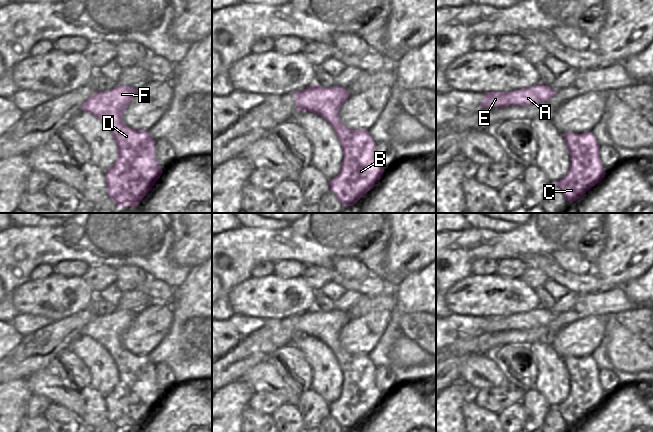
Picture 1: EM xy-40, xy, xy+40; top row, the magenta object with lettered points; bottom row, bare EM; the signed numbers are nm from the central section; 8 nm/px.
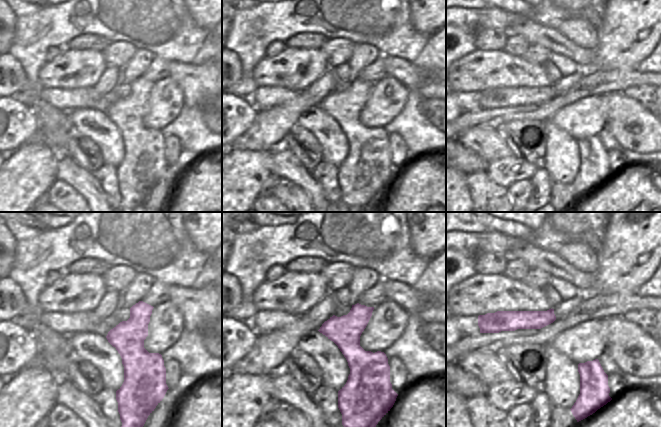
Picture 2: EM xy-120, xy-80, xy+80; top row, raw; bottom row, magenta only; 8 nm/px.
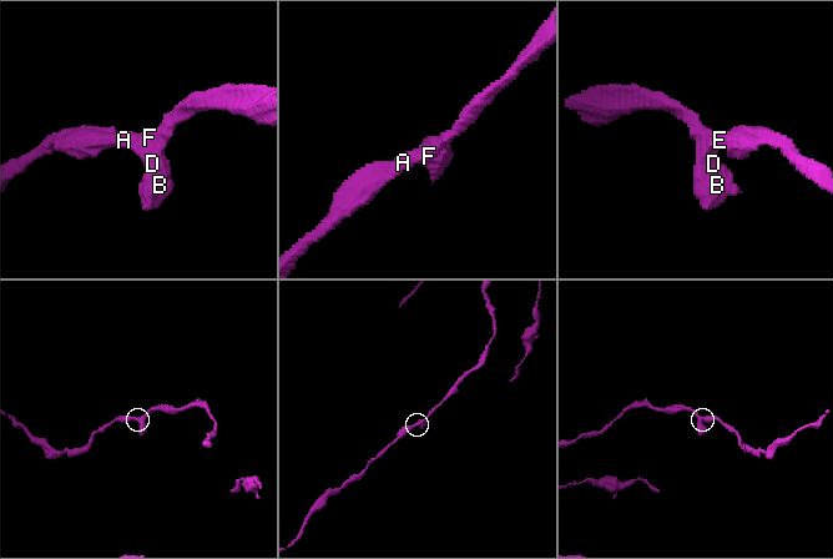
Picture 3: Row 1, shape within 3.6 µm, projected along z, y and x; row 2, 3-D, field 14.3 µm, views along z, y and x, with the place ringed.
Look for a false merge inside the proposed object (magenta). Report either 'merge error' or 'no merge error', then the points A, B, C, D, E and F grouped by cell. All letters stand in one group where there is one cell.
no merge error; groups A B C D E F

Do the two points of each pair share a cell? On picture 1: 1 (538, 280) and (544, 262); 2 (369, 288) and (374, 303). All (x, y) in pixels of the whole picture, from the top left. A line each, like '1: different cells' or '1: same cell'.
1: different cells
2: different cells

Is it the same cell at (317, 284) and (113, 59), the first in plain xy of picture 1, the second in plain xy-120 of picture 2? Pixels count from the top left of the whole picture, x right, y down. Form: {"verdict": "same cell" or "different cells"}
{"verdict": "same cell"}

